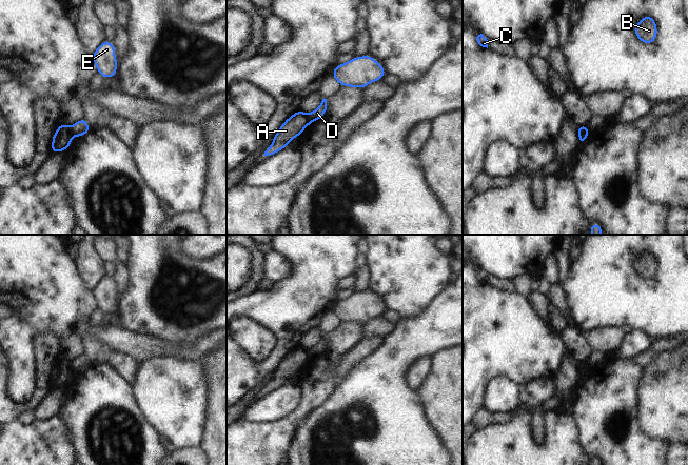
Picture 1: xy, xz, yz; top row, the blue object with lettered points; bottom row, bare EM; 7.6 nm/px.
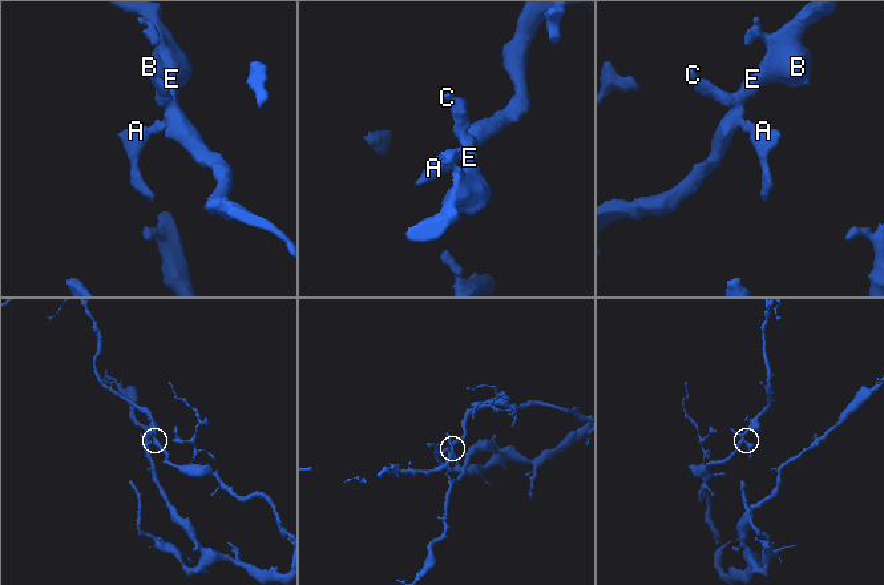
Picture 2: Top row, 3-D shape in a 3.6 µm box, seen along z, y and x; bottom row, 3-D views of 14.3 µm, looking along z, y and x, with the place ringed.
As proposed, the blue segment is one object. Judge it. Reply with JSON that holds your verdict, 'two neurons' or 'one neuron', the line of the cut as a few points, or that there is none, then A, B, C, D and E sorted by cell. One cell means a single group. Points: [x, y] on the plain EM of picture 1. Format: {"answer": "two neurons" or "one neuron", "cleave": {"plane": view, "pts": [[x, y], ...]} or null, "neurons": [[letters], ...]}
{"answer": "two neurons", "cleave": {"plane": "xz", "pts": [[306, 349], [309, 359]]}, "neurons": [["A"], ["B", "C", "D", "E"]]}

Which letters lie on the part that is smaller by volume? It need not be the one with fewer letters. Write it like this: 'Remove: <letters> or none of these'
Remove: A

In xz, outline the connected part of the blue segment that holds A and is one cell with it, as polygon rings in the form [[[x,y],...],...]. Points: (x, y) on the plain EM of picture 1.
[[[301,345],[291,350],[279,363],[273,372],[272,380],[264,387],[264,391],[274,390],[288,382],[296,372],[299,372],[309,362],[307,349]]]

